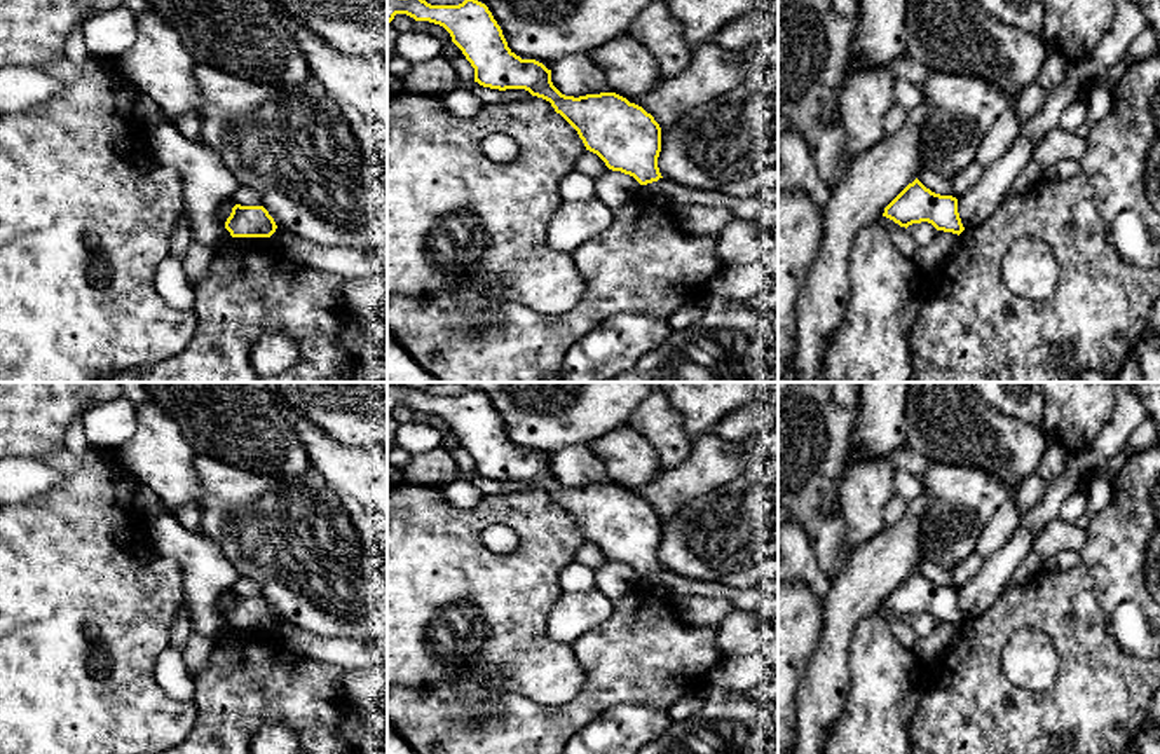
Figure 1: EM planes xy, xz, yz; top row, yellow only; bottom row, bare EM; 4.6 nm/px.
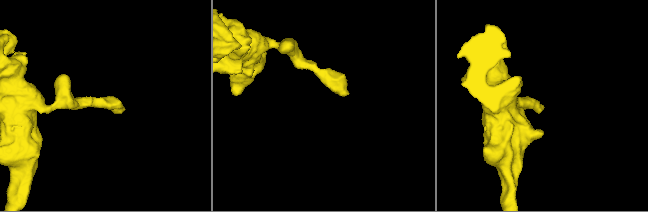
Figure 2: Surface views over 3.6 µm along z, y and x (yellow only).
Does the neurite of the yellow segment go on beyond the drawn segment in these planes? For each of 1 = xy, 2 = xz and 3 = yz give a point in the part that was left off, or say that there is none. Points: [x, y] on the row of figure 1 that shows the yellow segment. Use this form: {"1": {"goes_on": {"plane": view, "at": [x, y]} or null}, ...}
{"1": {"goes_on": null}, "2": {"goes_on": null}, "3": {"goes_on": null}}

